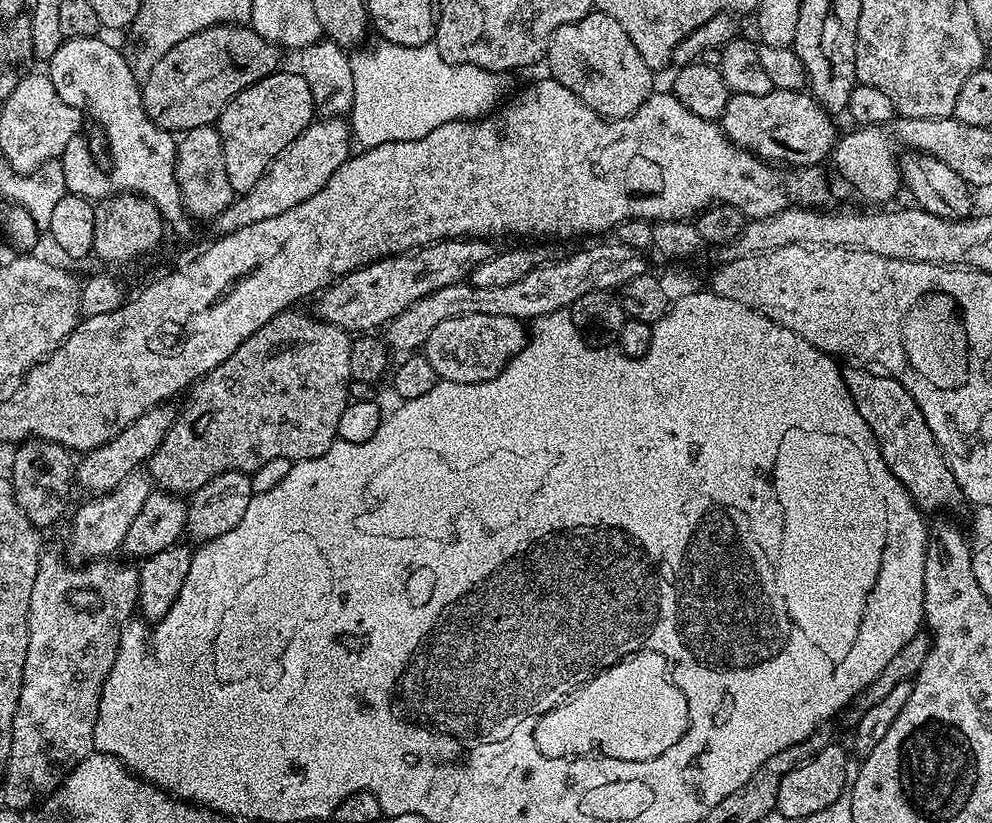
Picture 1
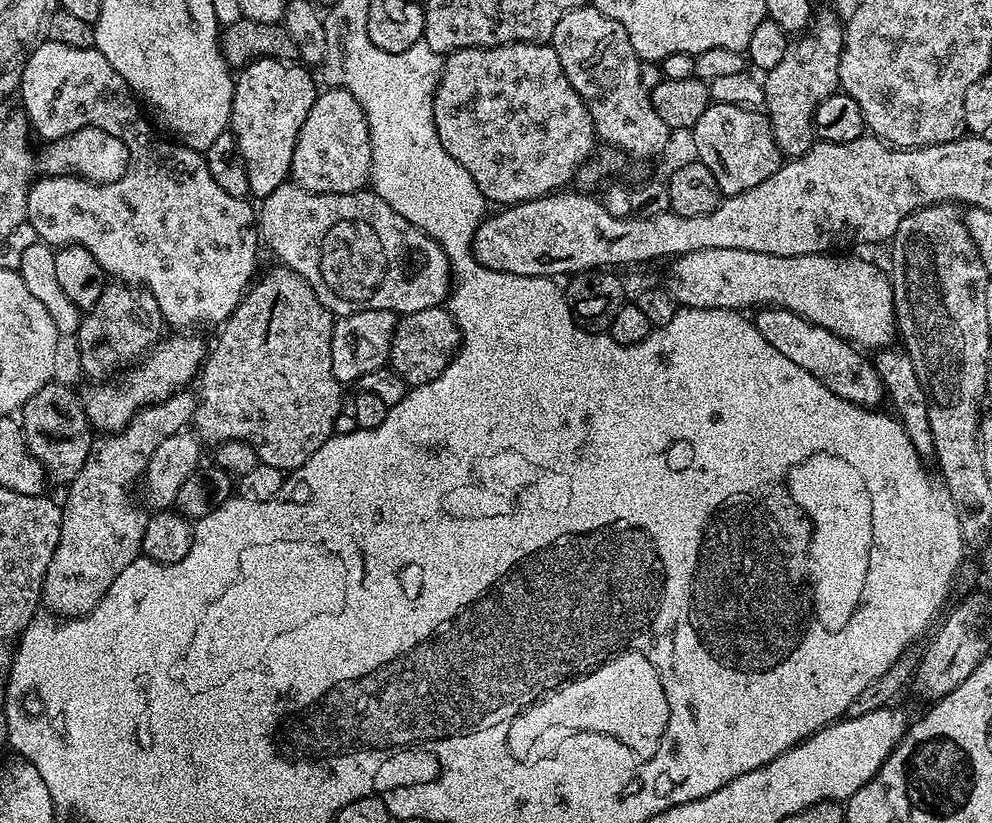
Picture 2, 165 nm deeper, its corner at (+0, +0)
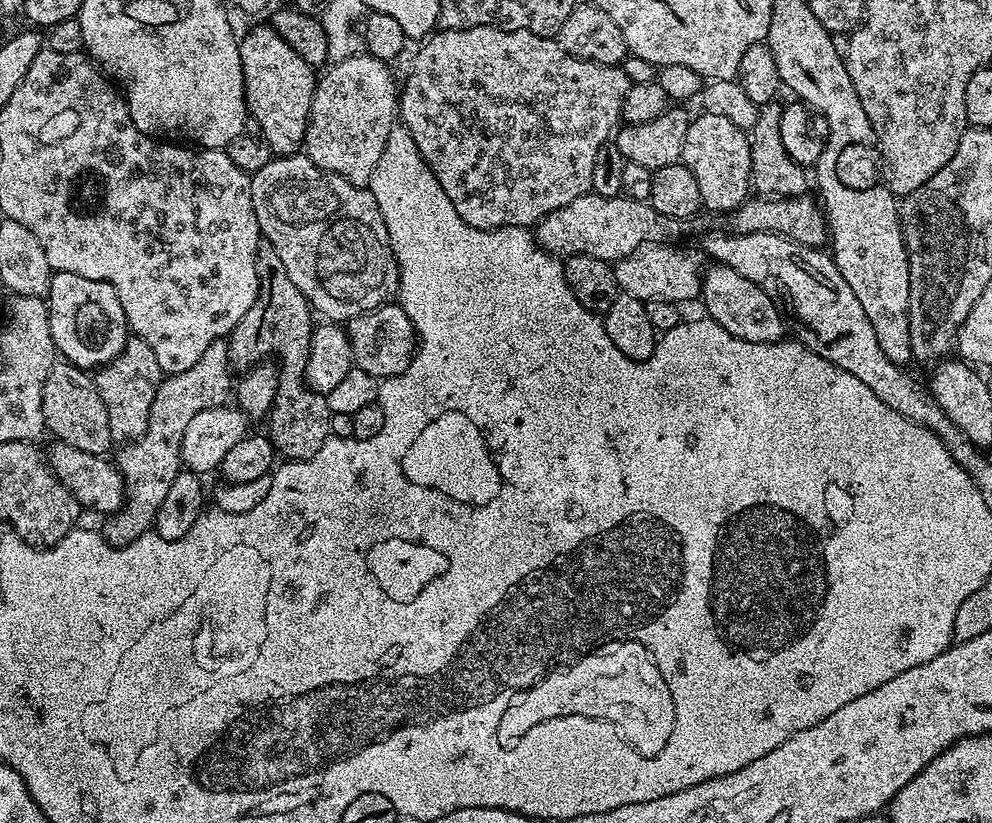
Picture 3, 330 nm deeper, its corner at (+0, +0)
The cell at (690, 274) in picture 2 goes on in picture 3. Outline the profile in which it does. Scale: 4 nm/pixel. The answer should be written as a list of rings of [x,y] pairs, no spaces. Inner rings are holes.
[[[675,243],[670,244],[649,244],[647,248],[639,248],[634,254],[626,258],[615,261],[616,281],[621,292],[630,294],[634,298],[643,300],[671,300],[681,302],[680,300],[697,299],[700,296],[700,285],[702,277],[706,271],[706,260],[699,251],[691,252],[688,248],[676,248]]]

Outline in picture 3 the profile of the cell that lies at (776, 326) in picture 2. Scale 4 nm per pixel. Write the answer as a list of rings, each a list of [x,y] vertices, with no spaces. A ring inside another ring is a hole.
[[[713,263],[705,271],[700,285],[700,296],[704,300],[707,319],[718,322],[722,330],[730,330],[734,338],[759,344],[776,344],[785,339],[786,321],[776,304],[763,290],[747,281],[726,264]]]

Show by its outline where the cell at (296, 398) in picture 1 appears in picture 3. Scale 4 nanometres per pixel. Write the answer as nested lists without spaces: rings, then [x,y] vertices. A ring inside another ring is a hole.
[[[263,238],[255,256],[255,270],[258,274],[258,298],[254,298],[254,306],[242,314],[242,322],[238,322],[232,335],[227,337],[228,359],[233,369],[247,370],[265,363],[272,355],[280,356],[280,385],[276,390],[276,402],[272,405],[266,432],[273,448],[281,457],[285,456],[285,461],[307,462],[311,456],[318,454],[318,450],[322,450],[322,442],[328,440],[332,416],[327,395],[312,391],[304,378],[312,341],[314,309],[302,290],[290,282],[278,252]]]

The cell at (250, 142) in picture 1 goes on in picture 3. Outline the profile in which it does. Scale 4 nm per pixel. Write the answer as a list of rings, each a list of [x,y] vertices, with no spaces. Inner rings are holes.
[[[267,23],[249,30],[245,36],[239,37],[240,57],[242,58],[242,74],[244,75],[244,100],[248,104],[249,117],[254,121],[259,135],[268,143],[273,156],[294,156],[304,147],[304,135],[308,125],[310,106],[314,98],[314,90],[318,79],[317,73],[302,58],[298,58],[298,50],[294,46],[282,42],[278,34]]]

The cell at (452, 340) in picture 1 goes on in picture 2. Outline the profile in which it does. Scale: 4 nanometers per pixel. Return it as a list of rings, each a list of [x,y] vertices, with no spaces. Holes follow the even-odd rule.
[[[447,307],[427,308],[401,315],[397,319],[388,358],[390,366],[405,384],[415,386],[430,382],[439,372],[444,372],[459,346],[460,328]]]

